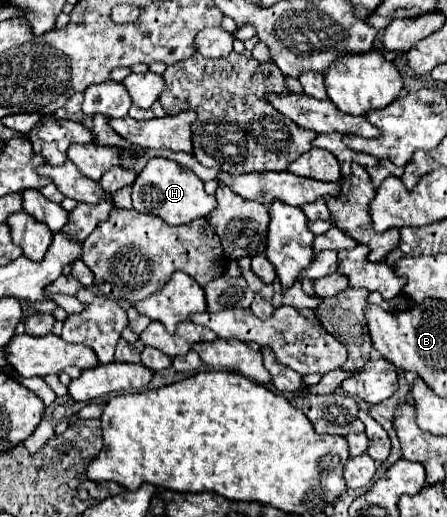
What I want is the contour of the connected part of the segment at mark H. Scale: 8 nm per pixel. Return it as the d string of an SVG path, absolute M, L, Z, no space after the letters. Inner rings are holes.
M164 157L150 159L142 169L132 185L132 201L136 211L154 213L170 225L186 225L194 219L204 219L216 209L216 197L206 195L204 183L188 167L180 167L176 161Z

